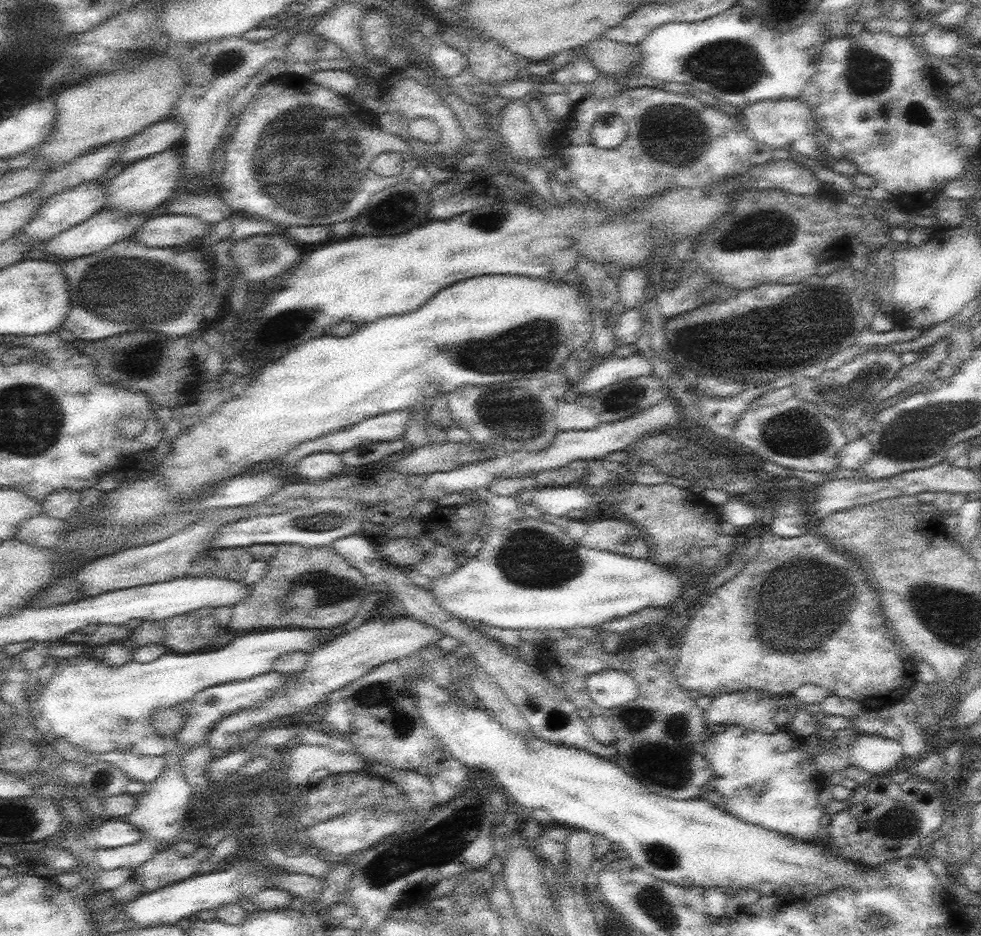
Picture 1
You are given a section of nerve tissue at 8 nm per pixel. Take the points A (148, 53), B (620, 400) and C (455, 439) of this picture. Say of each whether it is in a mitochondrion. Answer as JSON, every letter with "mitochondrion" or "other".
{"A":"other","B":"mitochondrion","C":"other"}

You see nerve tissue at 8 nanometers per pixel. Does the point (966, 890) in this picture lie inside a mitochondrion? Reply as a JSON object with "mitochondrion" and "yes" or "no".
{"mitochondrion":"no"}

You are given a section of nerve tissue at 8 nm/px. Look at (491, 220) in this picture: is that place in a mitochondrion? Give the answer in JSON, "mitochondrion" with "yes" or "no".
{"mitochondrion":"yes"}

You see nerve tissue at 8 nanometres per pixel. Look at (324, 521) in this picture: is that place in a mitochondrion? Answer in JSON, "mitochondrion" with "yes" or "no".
{"mitochondrion":"yes"}

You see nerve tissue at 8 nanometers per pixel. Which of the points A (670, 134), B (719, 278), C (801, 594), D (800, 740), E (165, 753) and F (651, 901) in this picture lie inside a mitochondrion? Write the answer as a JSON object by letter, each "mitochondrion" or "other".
{"A":"mitochondrion","B":"other","C":"mitochondrion","D":"other","E":"other","F":"mitochondrion"}

